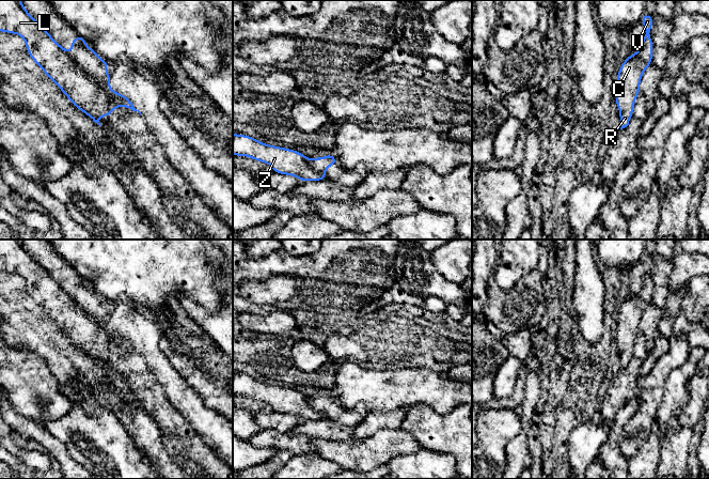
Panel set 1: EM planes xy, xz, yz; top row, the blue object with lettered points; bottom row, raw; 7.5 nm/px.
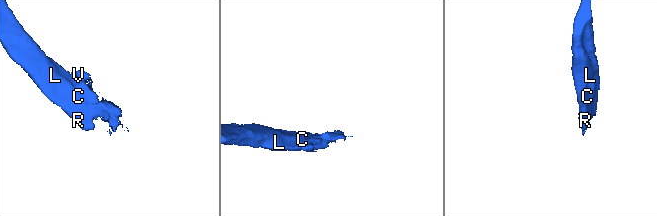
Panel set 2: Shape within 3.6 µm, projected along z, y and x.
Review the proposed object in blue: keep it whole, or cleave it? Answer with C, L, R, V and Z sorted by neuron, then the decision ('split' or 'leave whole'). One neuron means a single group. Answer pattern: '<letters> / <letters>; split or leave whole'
C L R Z / V; split

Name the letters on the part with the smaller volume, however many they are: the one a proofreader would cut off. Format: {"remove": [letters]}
{"remove": ["V"]}

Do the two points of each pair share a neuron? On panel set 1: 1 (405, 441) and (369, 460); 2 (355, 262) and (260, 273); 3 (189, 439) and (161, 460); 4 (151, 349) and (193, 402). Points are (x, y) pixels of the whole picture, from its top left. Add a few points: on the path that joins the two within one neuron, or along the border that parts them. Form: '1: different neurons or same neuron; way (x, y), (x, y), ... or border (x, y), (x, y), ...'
1: same neuron; way (396, 442), (384, 445), (378, 451)
2: same neuron; way (331, 267), (327, 265), (283, 265)
3: different neurons; border (161, 430), (166, 451), (192, 461)
4: same neuron; way (158, 362), (179, 389)

